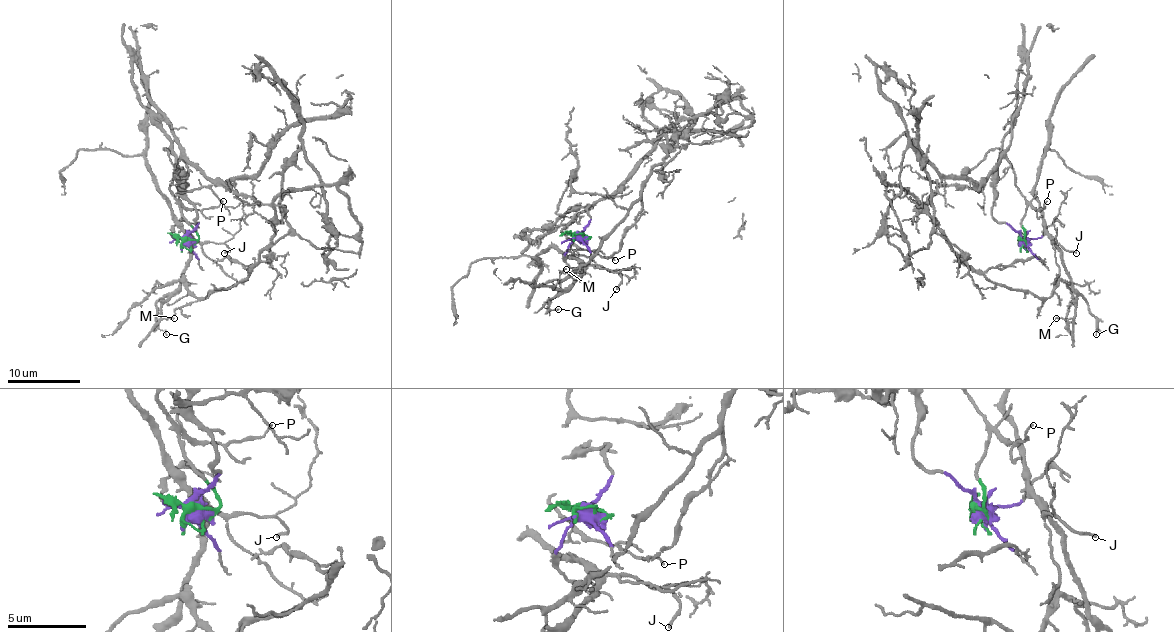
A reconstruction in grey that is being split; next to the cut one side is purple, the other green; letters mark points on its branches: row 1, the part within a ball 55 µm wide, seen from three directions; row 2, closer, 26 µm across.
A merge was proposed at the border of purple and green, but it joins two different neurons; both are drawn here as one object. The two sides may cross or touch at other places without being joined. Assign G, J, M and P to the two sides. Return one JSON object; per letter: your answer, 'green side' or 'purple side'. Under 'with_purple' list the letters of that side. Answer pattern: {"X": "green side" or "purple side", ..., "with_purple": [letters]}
{"G": "purple side", "J": "purple side", "M": "purple side", "P": "green side", "with_purple": ["G", "J", "M"]}

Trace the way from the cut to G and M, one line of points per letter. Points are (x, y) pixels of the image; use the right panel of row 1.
G: (1023, 240), (1039, 237), (1046, 226), (1045, 224), (1045, 231), (1052, 238), (1070, 284), (1086, 302), (1095, 335)
M: (1023, 240), (1039, 237), (1046, 226), (1045, 231), (1052, 238), (1075, 304), (1072, 318), (1055, 318)

